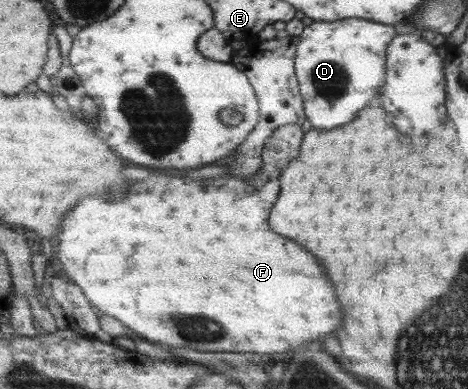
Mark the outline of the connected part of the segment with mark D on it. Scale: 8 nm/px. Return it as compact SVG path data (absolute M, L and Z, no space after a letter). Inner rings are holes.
M355 17L329 22L306 22L296 45L295 69L300 83L300 93L303 95L305 114L312 128L333 130L337 126L351 122L361 108L379 104L379 94L385 84L387 47L396 33L393 27L393 25Z

